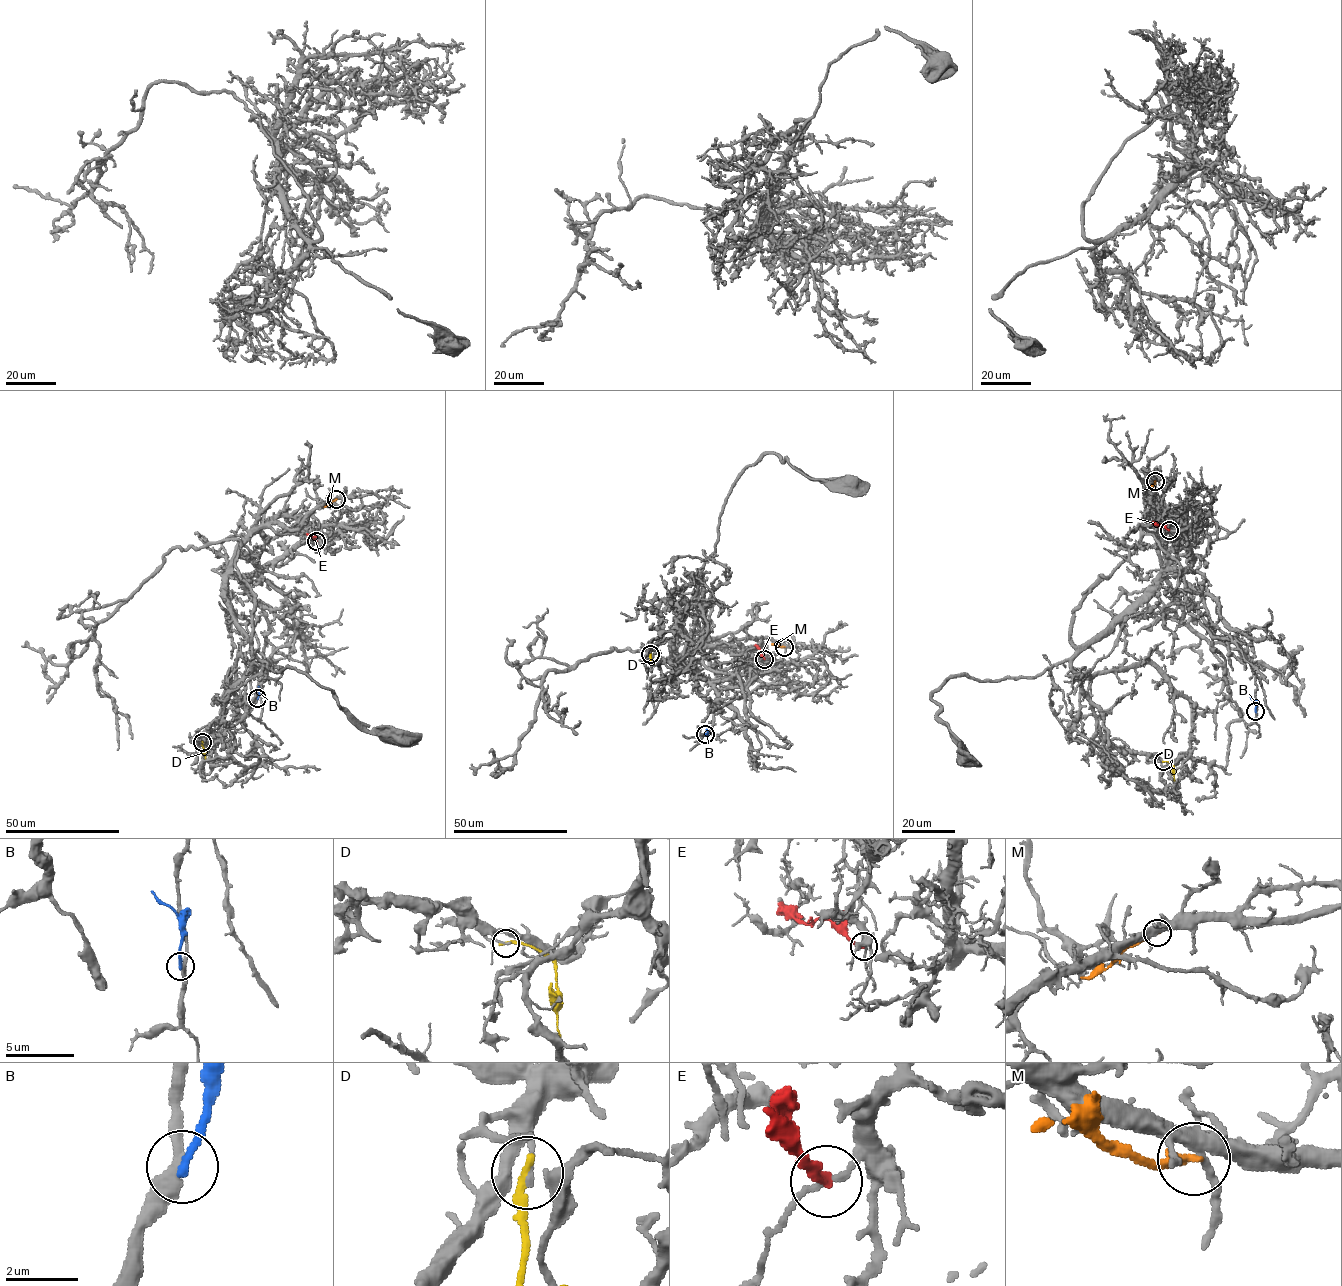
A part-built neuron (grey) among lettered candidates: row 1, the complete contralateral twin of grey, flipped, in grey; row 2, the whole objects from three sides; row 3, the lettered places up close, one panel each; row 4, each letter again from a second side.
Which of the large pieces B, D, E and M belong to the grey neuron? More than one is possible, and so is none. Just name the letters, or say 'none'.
none

